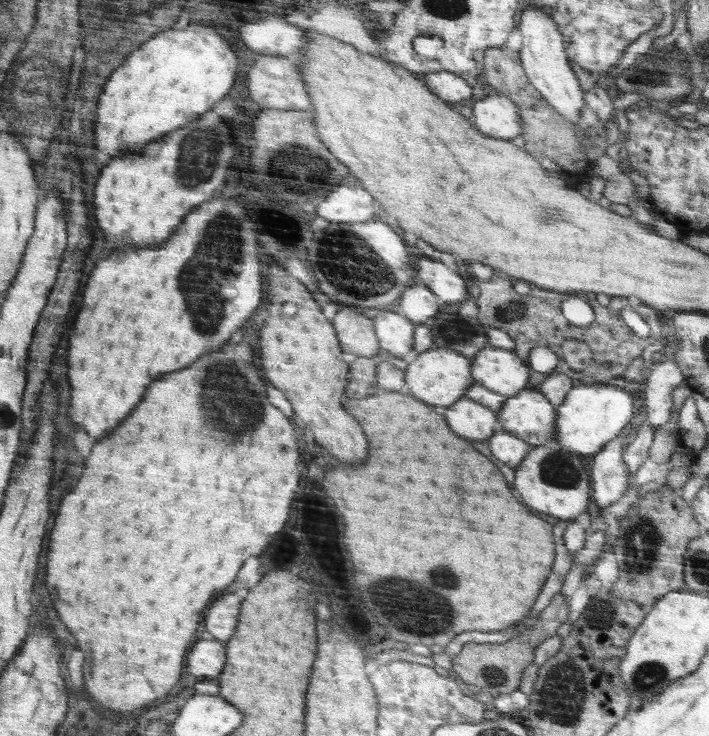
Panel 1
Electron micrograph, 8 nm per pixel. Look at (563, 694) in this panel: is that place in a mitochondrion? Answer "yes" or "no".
yes

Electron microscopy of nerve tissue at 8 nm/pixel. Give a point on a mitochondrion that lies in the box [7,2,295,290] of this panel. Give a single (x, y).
(201, 153)

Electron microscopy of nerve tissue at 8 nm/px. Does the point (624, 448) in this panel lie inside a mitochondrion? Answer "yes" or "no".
no

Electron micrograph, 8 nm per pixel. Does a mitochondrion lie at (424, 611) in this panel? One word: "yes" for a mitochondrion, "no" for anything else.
yes

